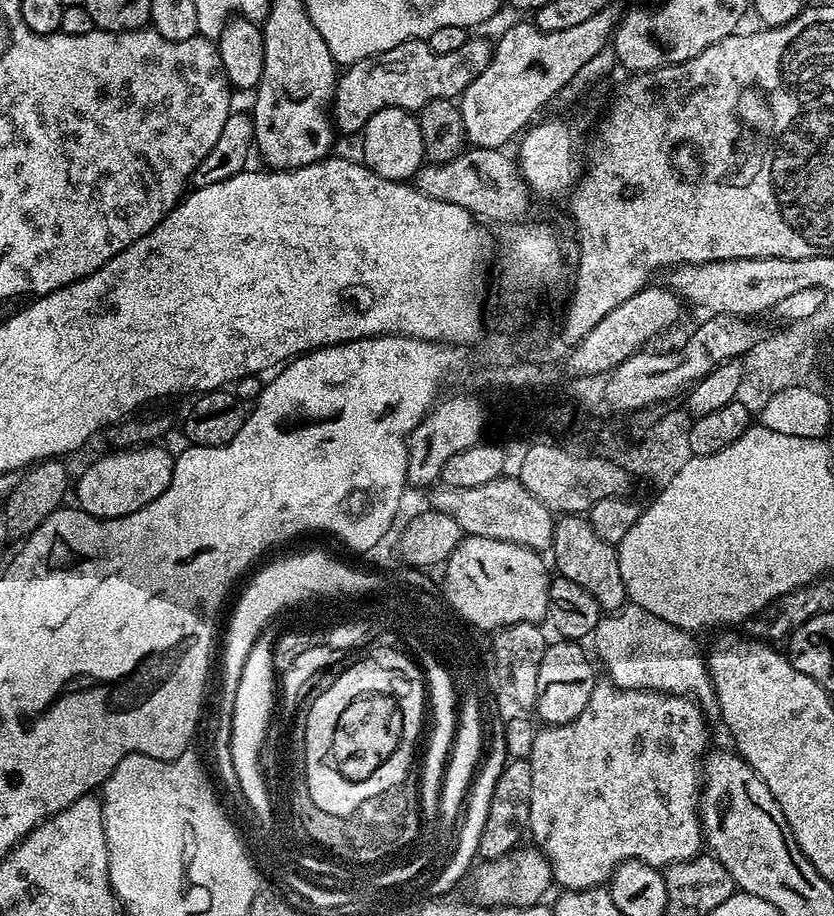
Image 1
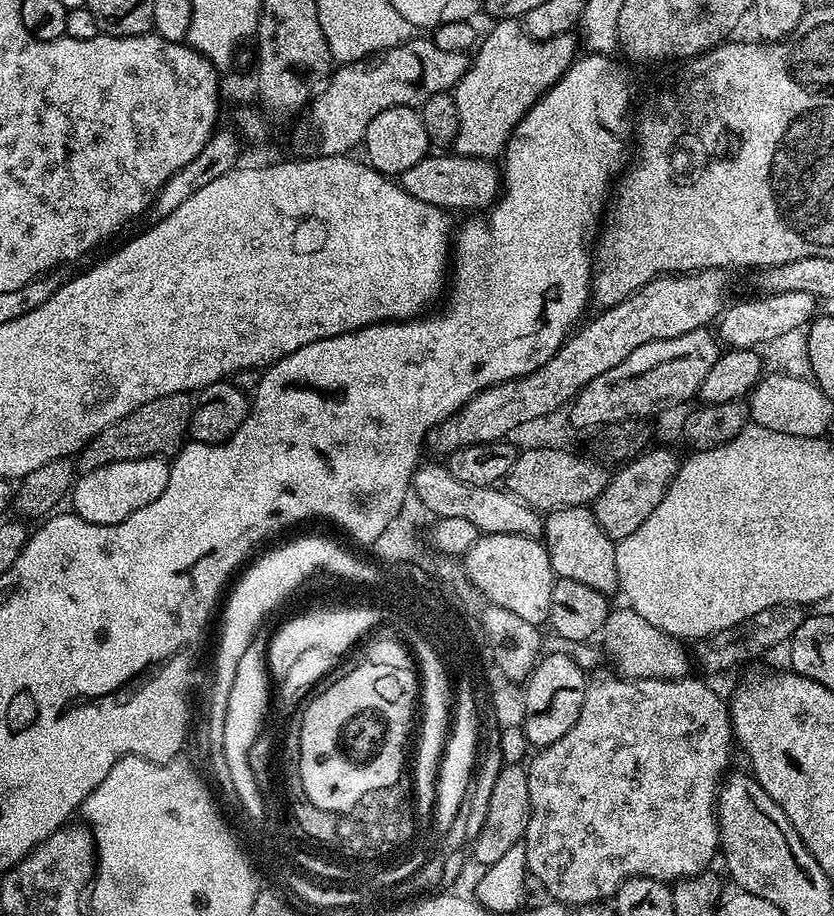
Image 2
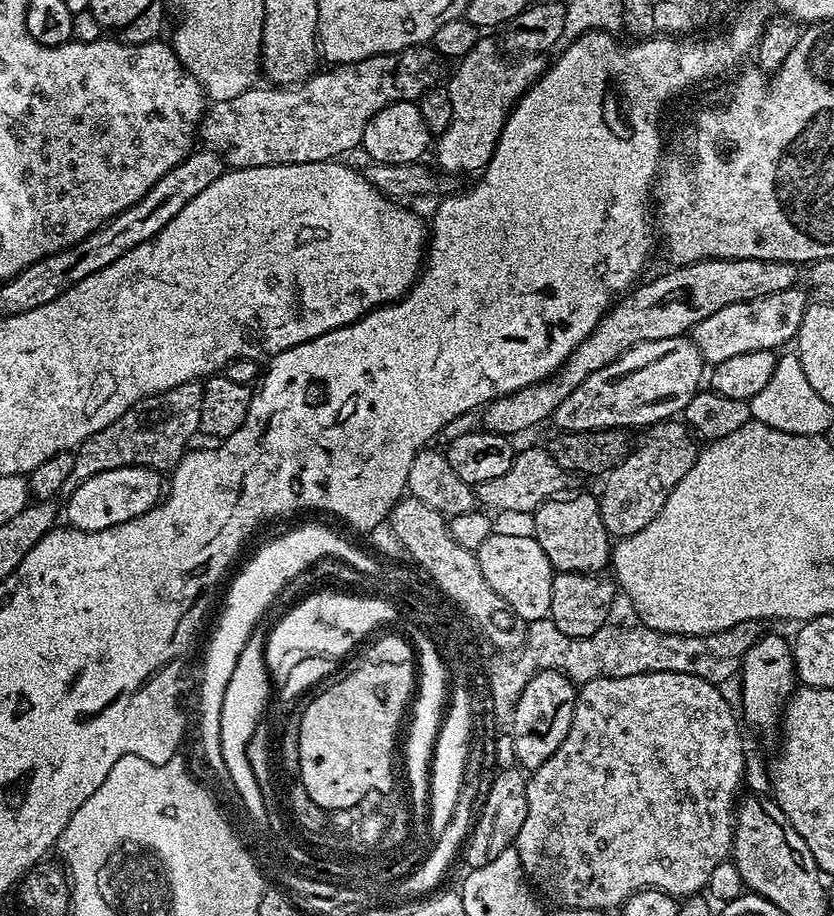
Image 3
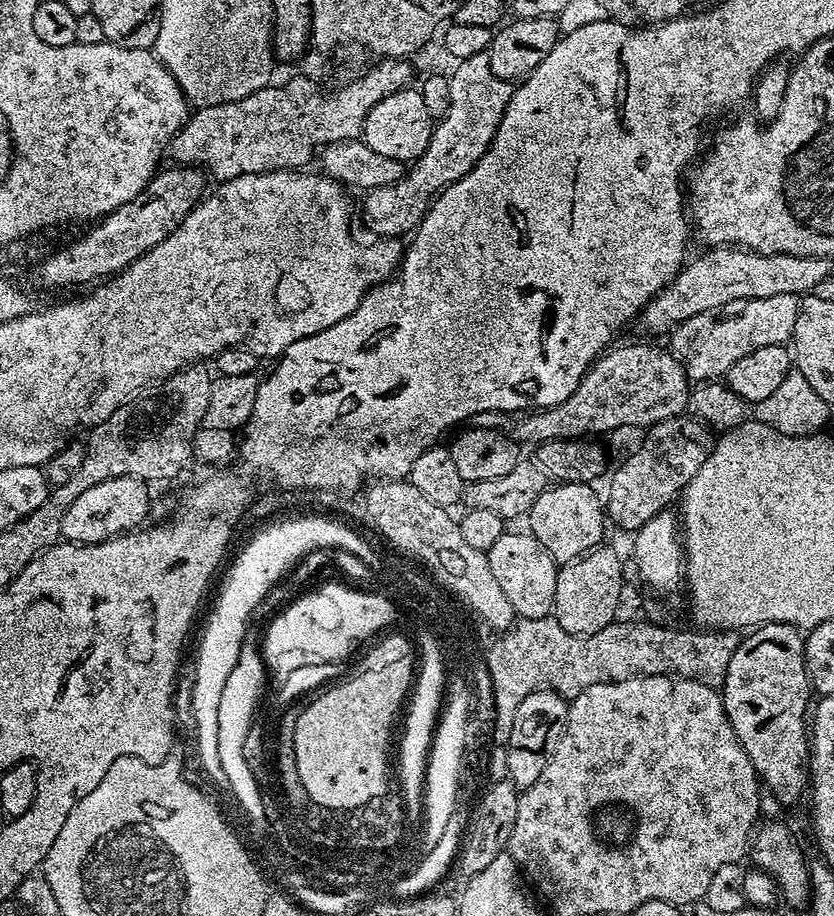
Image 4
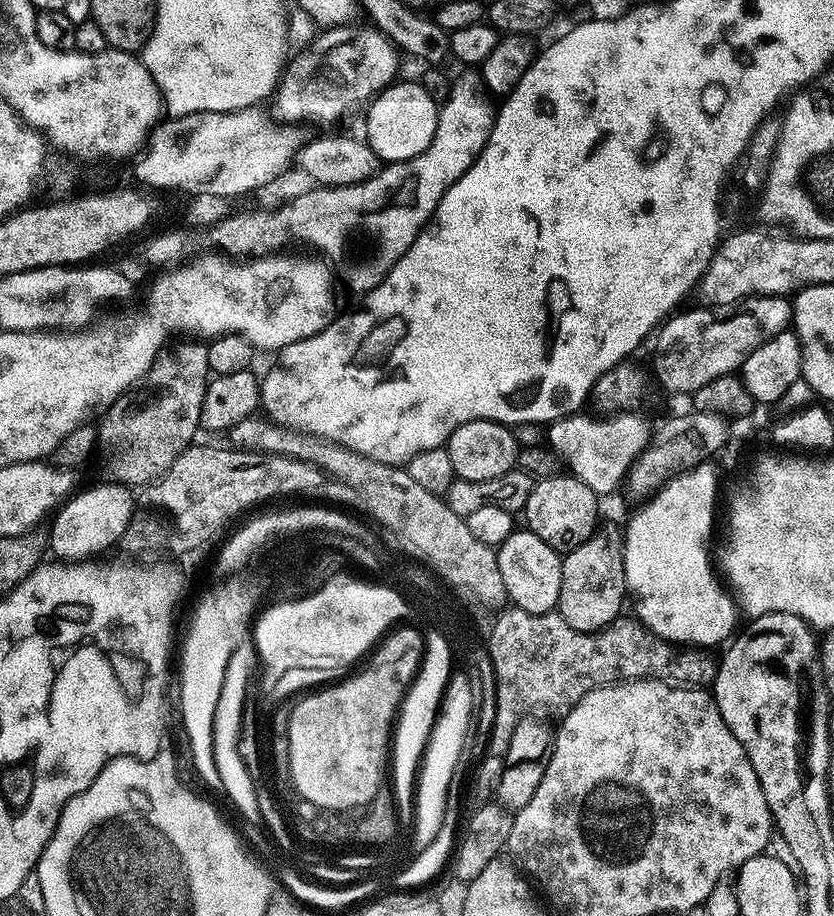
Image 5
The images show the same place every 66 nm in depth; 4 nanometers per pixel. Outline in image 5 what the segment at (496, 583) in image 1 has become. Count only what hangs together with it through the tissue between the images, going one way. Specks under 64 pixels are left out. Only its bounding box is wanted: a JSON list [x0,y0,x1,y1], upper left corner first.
[496,530,562,614]

